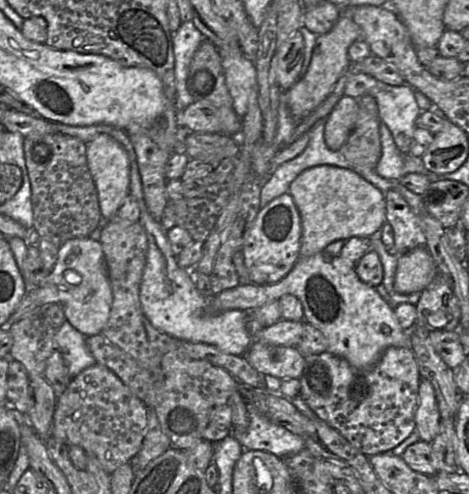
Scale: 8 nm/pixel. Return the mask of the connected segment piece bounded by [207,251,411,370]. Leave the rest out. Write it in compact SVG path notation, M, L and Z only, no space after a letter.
M325 251L311 257L299 258L292 271L276 284L239 285L213 296L207 300L207 313L218 315L231 310L254 311L267 303L279 301L284 295L294 295L303 305L304 320L319 329L327 339L327 352L344 358L356 370L369 369L389 347L411 347L411 339L409 332L403 330L399 324L392 306L381 298L375 288L360 280L355 267L356 265L341 256L332 257Z

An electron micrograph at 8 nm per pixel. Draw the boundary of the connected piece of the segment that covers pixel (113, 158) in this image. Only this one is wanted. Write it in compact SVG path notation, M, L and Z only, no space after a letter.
M100 134L86 147L87 164L97 190L101 216L112 219L130 192L127 152L108 134Z

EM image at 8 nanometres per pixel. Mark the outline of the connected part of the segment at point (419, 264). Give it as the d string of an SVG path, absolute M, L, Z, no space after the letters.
M416 247L398 258L394 289L400 294L421 293L437 274L437 266L427 247Z

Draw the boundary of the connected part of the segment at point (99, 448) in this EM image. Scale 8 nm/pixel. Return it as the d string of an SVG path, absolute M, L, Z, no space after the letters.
M95 364L72 379L65 392L58 398L54 415L52 436L69 446L82 447L88 457L98 460L100 466L110 475L121 465L129 463L141 450L148 427L149 409L132 391L107 367Z

